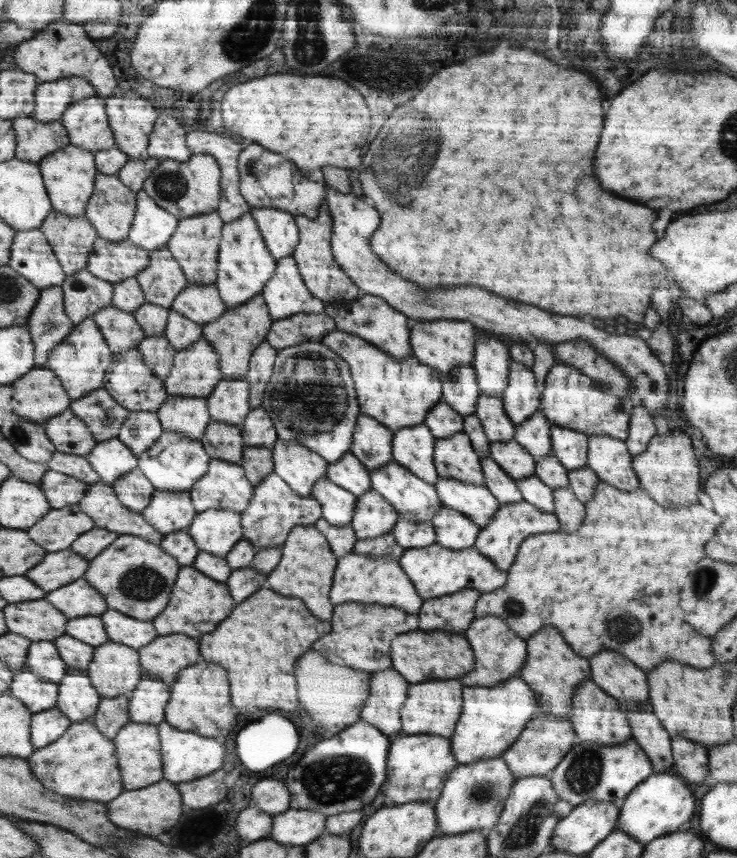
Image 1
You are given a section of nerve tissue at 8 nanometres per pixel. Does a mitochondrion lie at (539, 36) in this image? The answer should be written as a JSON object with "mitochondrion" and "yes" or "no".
{"mitochondrion":"yes"}

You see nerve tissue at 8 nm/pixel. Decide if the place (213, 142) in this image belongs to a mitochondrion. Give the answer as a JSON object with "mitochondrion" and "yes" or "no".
{"mitochondrion":"no"}

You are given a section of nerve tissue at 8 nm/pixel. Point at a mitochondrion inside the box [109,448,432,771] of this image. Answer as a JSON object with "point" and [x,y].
{"point":[143,583]}

